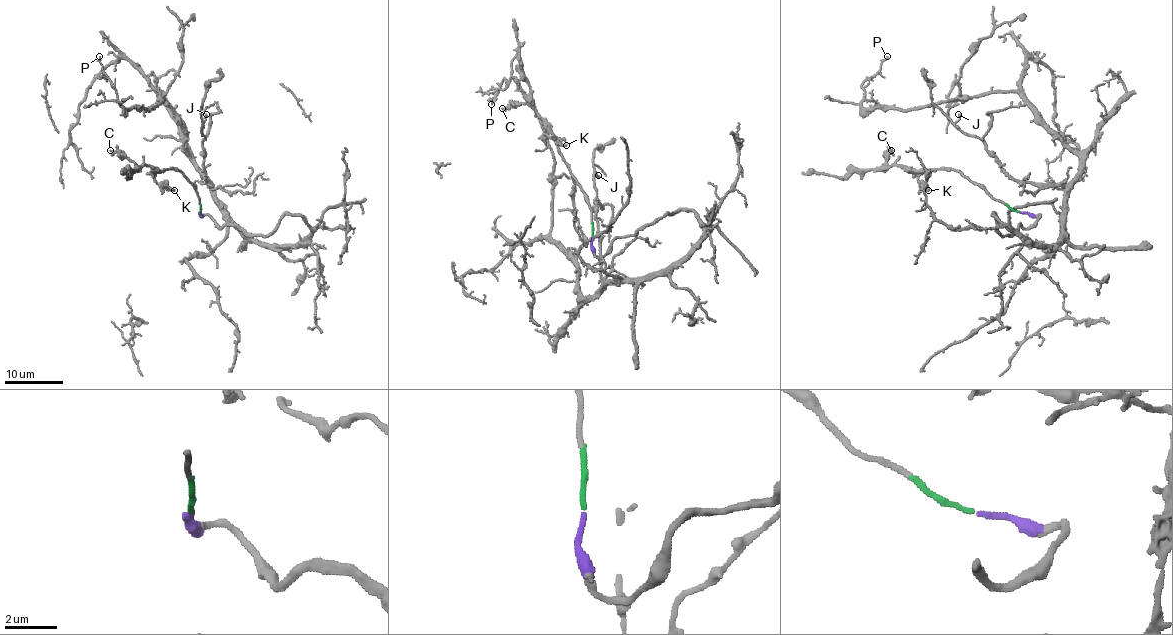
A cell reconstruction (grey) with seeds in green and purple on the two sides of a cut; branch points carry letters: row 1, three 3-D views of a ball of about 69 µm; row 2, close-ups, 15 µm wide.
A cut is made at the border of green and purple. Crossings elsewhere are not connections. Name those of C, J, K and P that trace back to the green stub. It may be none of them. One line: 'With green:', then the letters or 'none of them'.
With green: C, K

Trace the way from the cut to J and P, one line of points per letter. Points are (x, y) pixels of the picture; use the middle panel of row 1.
J: (593, 237), (603, 256), (677, 209), (703, 235), (663, 270), (603, 282), (599, 176)
P: (593, 237), (603, 256), (677, 209), (703, 228), (583, 296), (535, 104), (511, 78), (491, 104)

